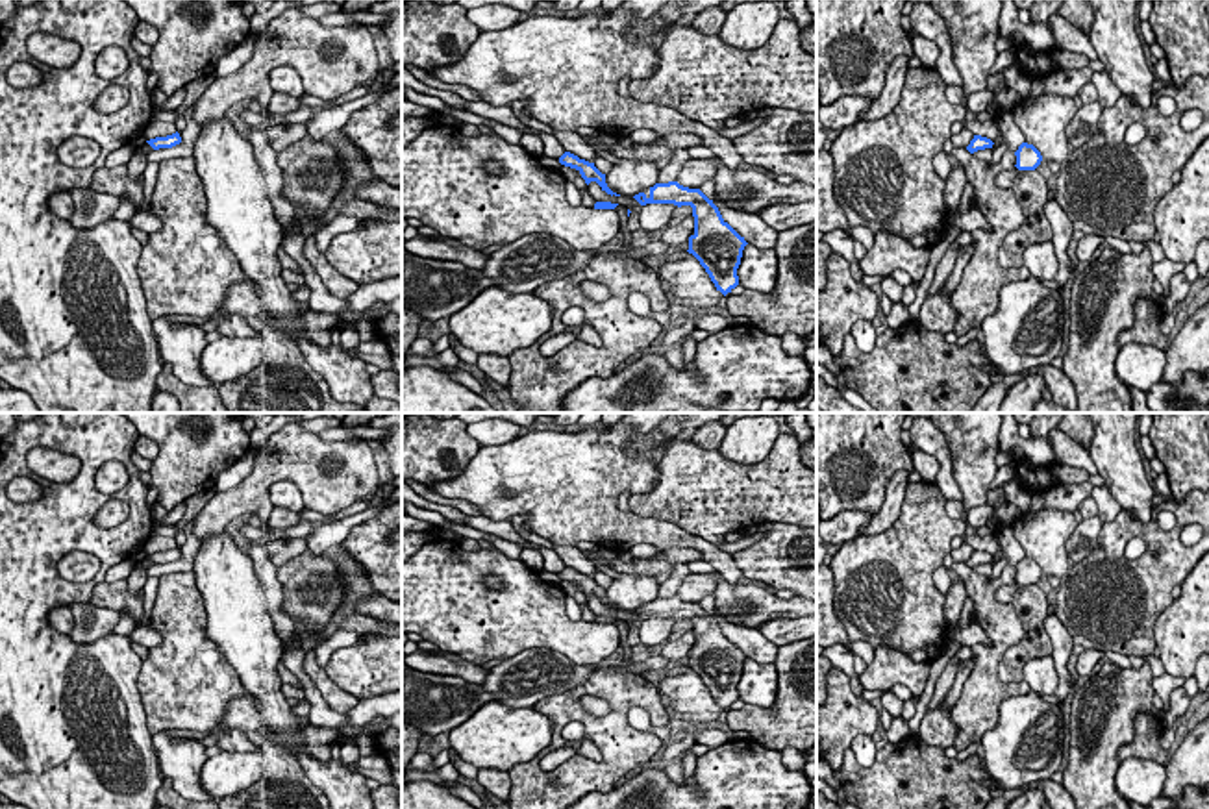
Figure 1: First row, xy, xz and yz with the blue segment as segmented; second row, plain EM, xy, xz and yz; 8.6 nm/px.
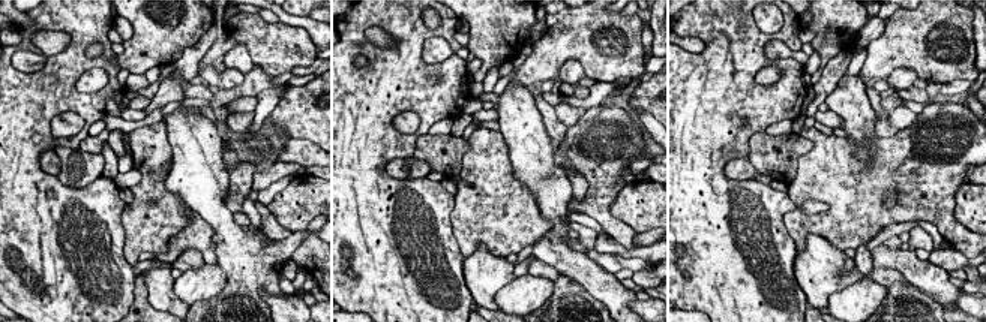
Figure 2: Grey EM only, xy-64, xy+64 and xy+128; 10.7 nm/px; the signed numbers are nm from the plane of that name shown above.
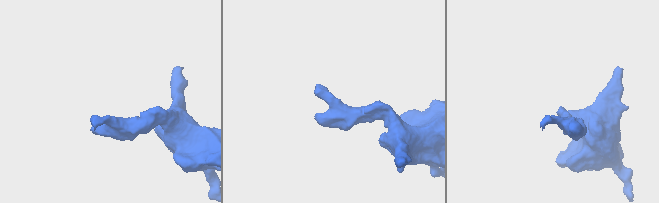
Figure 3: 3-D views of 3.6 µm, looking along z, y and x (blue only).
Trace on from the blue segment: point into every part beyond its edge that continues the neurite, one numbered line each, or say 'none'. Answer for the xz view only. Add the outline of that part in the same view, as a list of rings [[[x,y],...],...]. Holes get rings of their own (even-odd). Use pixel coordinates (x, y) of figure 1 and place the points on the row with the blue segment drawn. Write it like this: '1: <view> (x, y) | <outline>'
none

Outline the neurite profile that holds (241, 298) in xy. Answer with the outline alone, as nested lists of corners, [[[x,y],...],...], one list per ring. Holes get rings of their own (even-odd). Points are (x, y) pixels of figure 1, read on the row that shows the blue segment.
[[[252,280],[233,283],[228,289],[226,298],[222,300],[222,305],[206,318],[211,320],[222,313],[241,315],[246,320],[246,324],[259,333],[267,328],[278,328],[278,330],[302,328],[300,320],[285,322],[272,318],[265,311],[263,298],[256,292],[256,281]]]

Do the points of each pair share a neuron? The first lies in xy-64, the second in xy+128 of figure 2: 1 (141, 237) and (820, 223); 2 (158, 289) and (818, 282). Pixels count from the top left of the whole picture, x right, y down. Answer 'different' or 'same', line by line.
1: same
2: same

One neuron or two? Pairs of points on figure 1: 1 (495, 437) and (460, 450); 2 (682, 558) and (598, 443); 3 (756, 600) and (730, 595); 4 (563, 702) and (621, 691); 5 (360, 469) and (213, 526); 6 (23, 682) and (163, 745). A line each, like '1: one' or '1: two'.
1: two
2: two
3: one
4: one
5: one
6: two

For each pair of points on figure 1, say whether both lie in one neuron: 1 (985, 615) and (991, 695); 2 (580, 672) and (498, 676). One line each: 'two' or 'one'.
1: one
2: one

